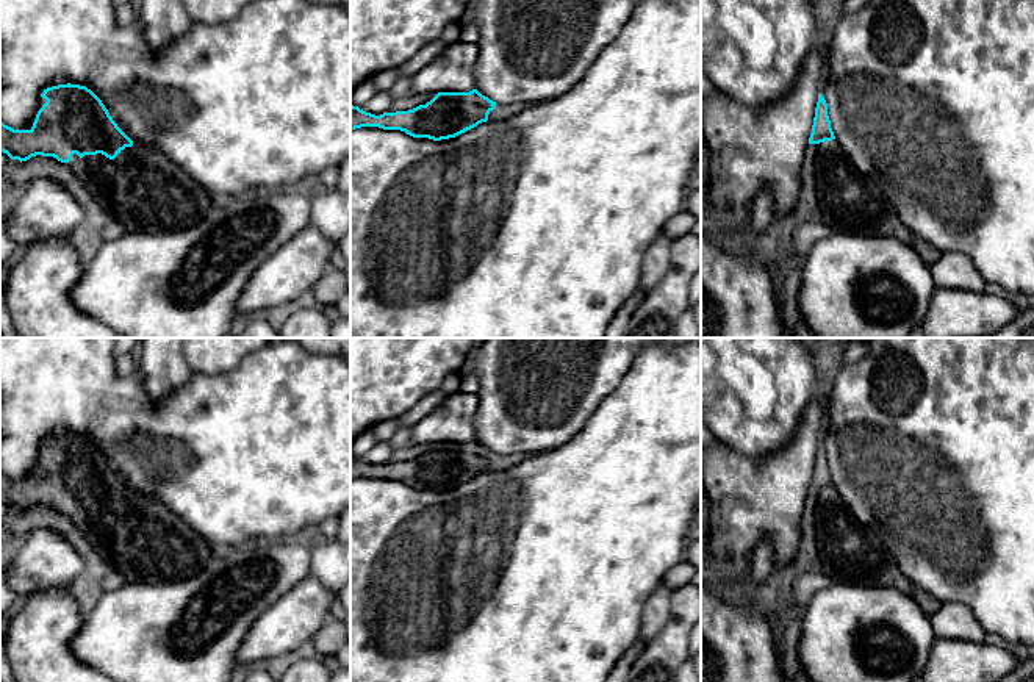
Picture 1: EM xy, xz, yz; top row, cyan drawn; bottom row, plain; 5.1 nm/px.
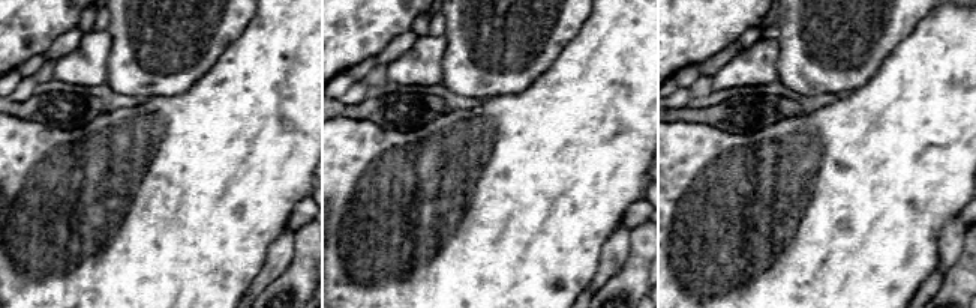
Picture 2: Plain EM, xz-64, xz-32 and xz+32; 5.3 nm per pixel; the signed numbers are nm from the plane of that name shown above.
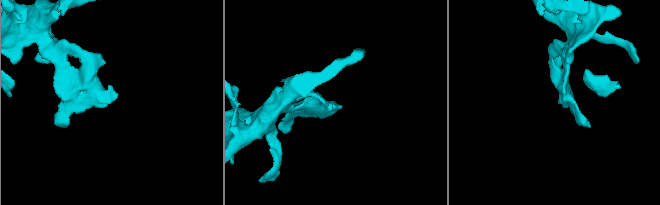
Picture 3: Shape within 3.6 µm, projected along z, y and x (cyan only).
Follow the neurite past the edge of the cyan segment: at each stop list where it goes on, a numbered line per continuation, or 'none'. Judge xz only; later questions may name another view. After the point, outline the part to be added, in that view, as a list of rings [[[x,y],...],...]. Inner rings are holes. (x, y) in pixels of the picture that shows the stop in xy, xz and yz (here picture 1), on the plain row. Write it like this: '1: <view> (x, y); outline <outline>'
1: xz (501, 462); outline [[[496,454],[494,460],[490,461],[490,465],[488,465],[488,471],[505,471],[521,461],[522,461],[522,458],[519,454],[515,454],[515,455]]]

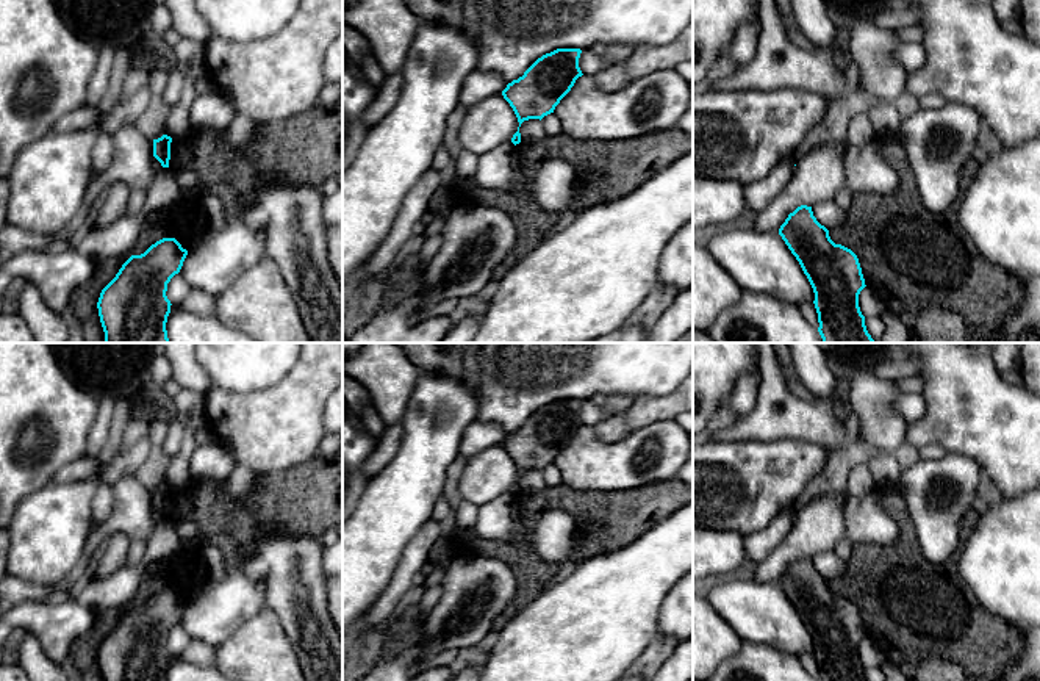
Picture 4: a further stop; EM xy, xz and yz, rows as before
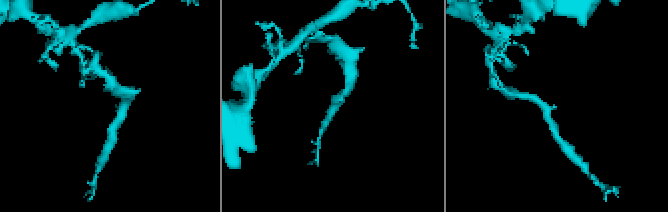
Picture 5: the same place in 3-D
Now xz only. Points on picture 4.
none

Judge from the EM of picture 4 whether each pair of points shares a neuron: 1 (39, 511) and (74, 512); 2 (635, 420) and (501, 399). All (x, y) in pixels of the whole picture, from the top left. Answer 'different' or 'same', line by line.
1: same
2: different

